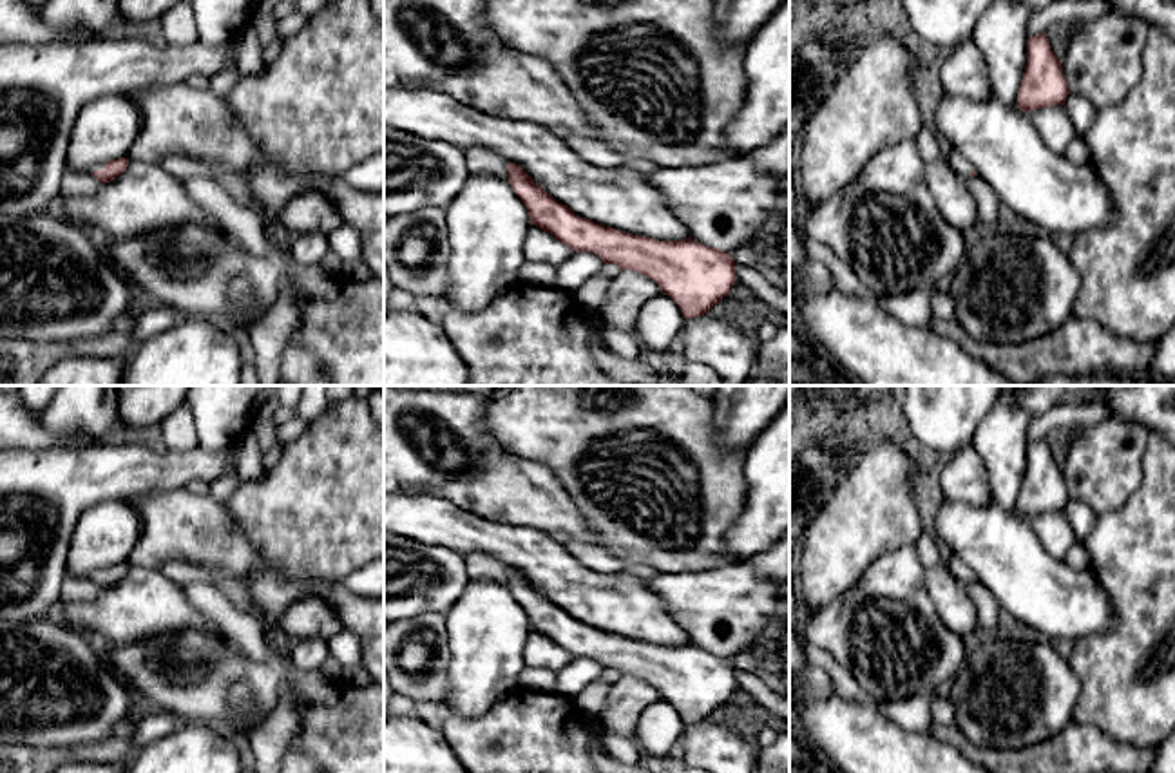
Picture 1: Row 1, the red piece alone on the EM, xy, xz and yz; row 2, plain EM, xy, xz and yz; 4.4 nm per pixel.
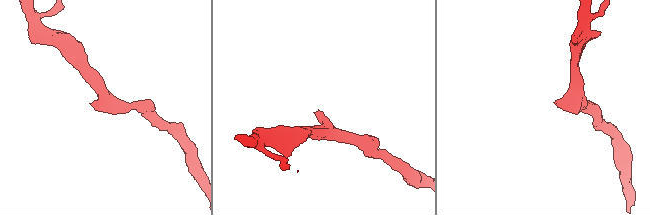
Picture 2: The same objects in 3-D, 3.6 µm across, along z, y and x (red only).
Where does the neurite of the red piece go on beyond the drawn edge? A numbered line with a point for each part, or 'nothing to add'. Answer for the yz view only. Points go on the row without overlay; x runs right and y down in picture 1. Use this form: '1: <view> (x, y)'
1: yz (960, 571)

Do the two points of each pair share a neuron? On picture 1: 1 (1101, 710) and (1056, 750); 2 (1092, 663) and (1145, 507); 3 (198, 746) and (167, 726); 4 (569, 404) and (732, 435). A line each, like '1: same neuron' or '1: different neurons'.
1: different neurons
2: same neuron
3: different neurons
4: different neurons

